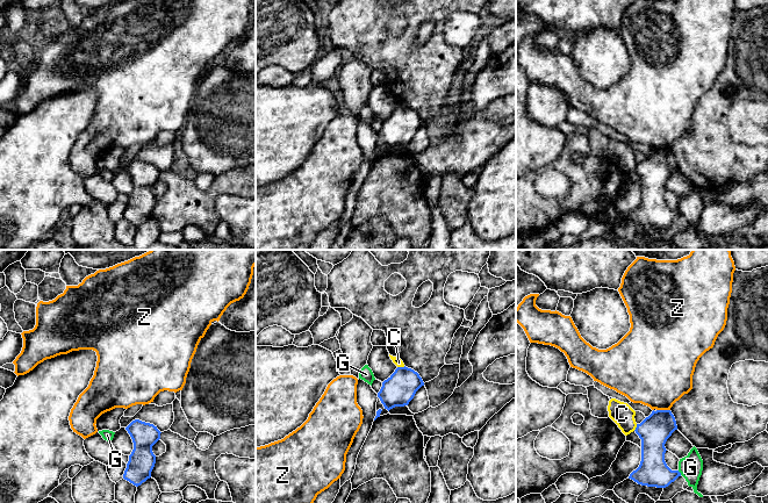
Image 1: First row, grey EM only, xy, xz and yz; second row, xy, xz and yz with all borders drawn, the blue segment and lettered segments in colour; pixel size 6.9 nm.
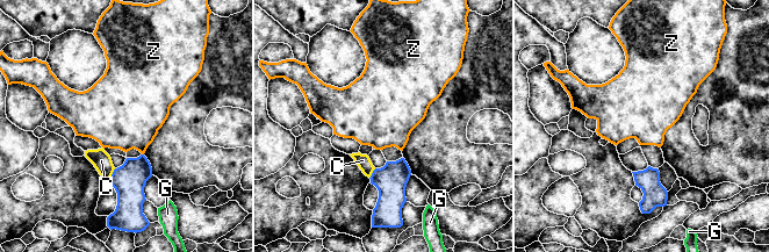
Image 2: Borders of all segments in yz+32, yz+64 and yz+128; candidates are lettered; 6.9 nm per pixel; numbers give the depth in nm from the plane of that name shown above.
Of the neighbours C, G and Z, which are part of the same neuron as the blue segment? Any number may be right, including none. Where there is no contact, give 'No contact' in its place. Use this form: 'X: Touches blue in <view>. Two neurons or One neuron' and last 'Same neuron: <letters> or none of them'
C: Touches blue in xz. Two neurons
G: Touches blue in yz. Two neurons
Z: Touches blue in yz. Two neurons
Same neuron: none of them

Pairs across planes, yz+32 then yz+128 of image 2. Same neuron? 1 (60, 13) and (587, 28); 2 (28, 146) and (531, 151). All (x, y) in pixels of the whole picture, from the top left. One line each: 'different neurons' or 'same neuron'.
1: different neurons
2: same neuron

